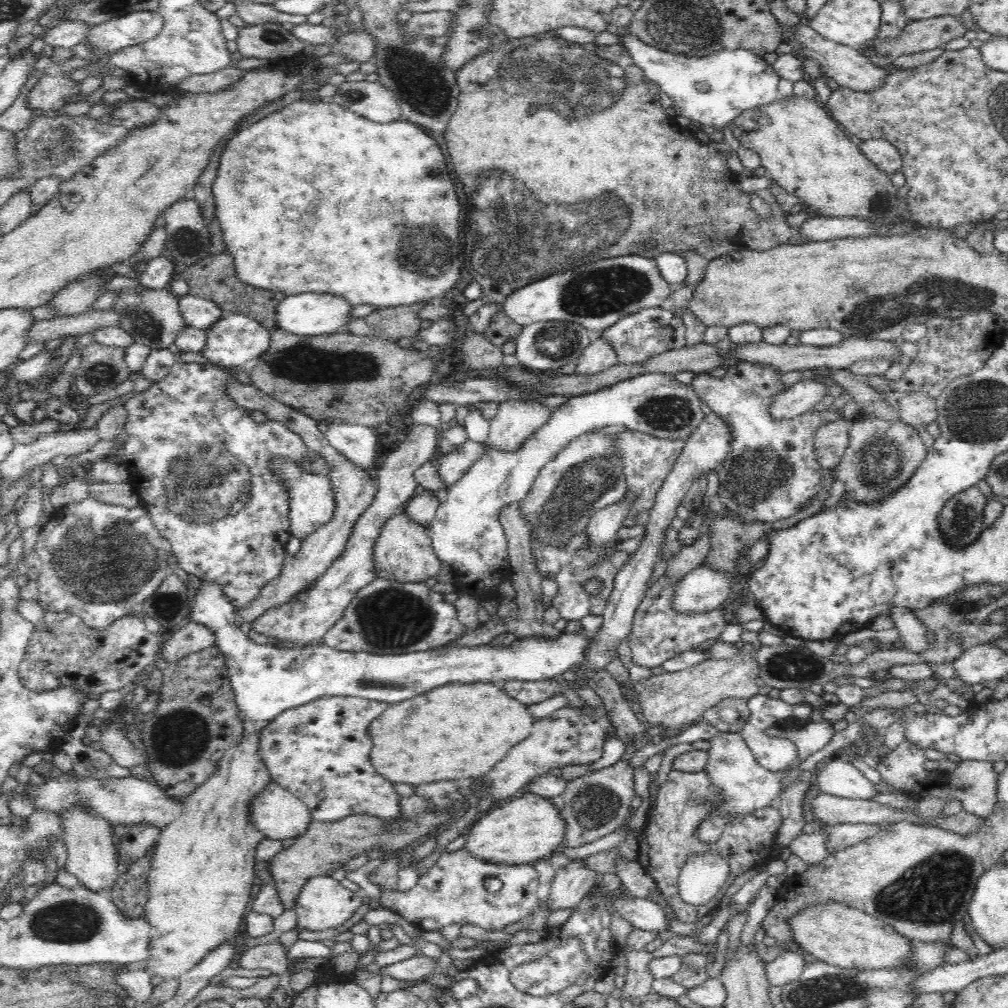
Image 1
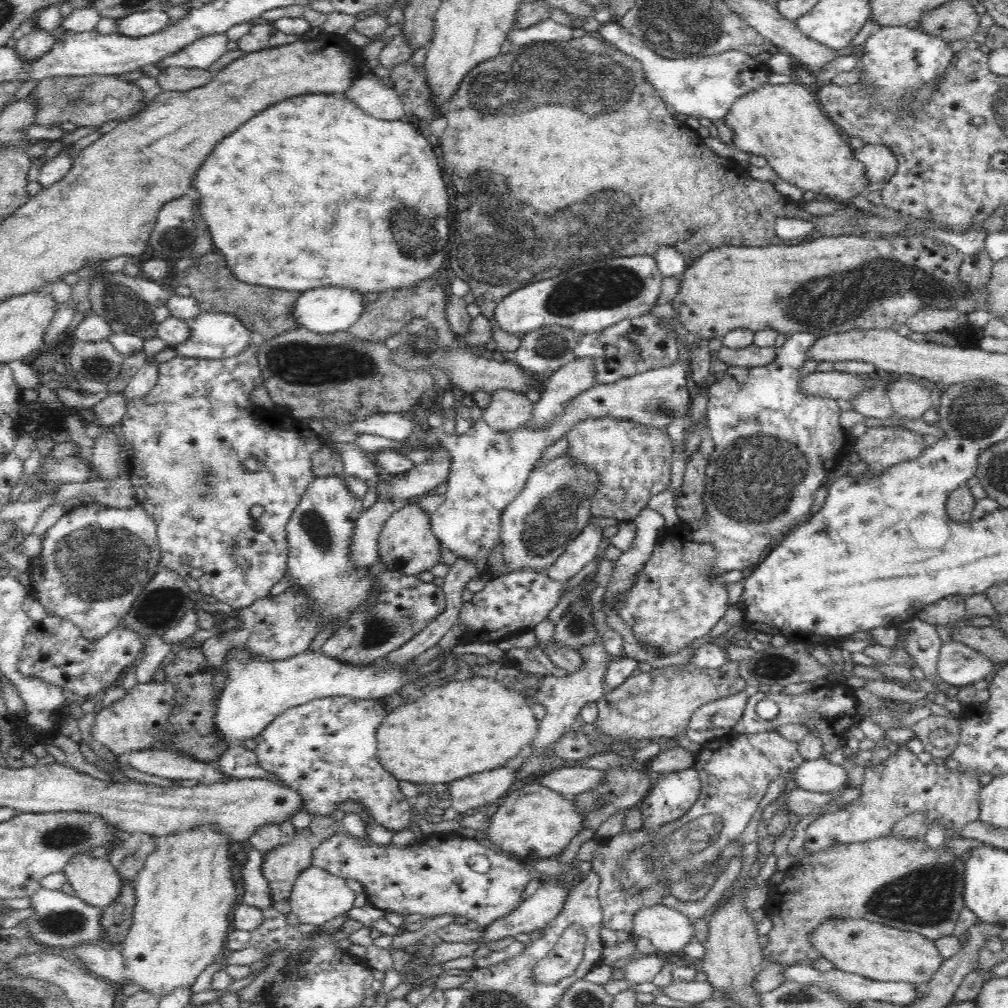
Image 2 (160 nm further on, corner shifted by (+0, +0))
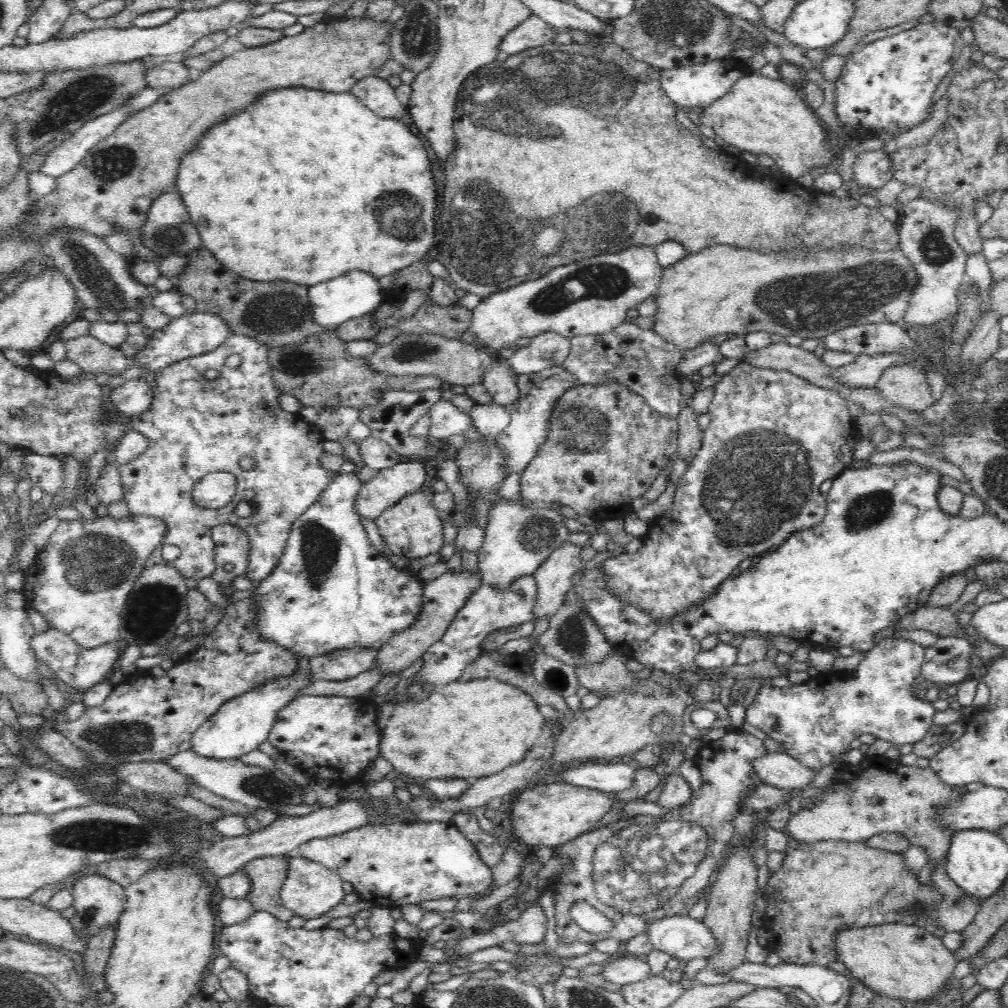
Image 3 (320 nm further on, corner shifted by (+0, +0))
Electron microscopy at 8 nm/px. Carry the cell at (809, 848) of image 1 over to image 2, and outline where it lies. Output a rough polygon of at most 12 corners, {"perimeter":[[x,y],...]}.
{"perimeter":[[898,744],[861,797],[807,826],[807,853],[888,835],[921,812],[948,839],[977,820],[975,770]]}

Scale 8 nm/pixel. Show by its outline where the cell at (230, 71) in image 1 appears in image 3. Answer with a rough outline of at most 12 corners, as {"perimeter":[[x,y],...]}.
{"perimeter":[[166,61],[146,70],[152,88],[178,89],[194,79],[179,62]]}

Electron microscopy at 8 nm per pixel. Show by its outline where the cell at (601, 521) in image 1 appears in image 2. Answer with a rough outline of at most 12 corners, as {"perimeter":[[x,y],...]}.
{"perimeter":[[586,525],[547,569],[556,582],[570,580],[595,561],[600,525]]}

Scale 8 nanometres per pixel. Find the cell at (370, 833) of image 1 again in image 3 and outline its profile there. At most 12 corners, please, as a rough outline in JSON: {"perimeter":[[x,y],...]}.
{"perimeter":[[289,855],[258,857],[243,866],[248,903],[290,921],[281,890]]}

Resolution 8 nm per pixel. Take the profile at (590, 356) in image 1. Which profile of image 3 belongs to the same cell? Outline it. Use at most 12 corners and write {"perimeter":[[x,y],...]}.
{"perimeter":[[563,366],[517,375],[508,428],[495,438],[508,473],[546,442],[552,409],[580,385]]}

